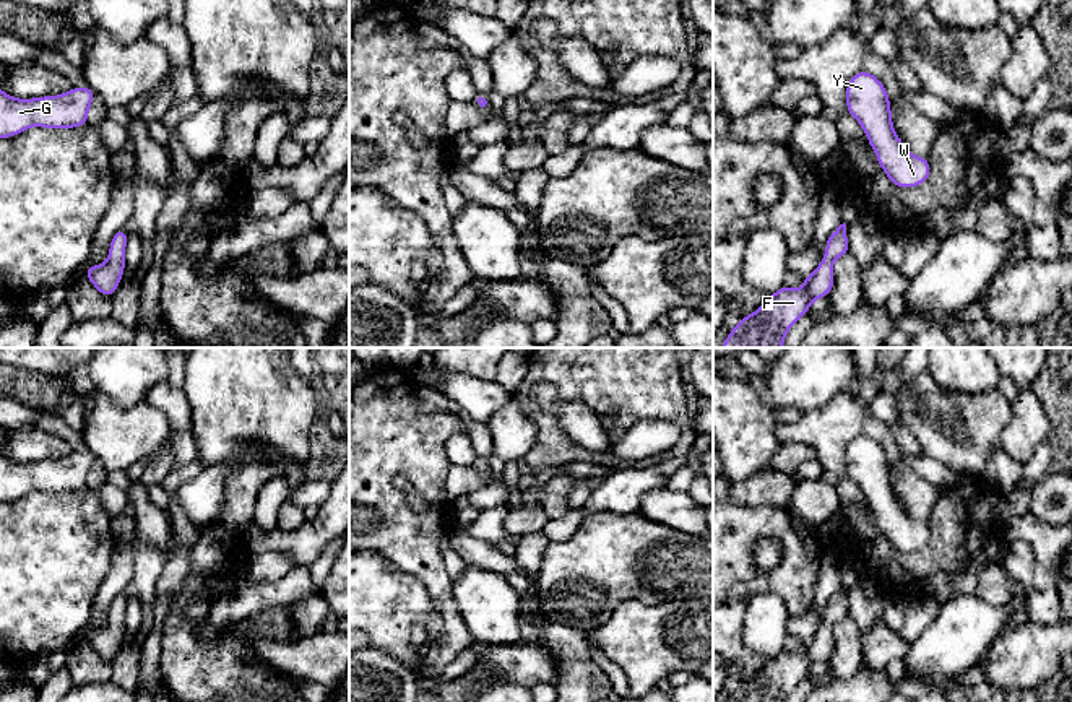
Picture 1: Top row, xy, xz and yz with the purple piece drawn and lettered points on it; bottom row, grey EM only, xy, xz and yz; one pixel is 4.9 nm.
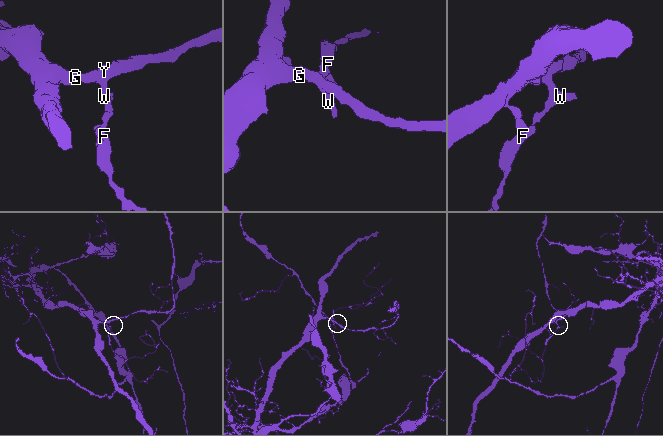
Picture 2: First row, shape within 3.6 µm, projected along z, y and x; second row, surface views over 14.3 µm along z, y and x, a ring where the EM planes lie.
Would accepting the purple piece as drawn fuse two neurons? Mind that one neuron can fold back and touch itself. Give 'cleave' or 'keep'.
keep

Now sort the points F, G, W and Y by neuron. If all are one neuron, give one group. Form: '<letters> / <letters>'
F G W Y

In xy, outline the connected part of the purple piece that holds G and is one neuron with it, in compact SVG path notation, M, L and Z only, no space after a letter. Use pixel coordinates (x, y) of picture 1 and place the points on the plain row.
M73 450L63 458L34 463L15 463L0 453L0 502L11 502L29 491L84 491L94 462L89 450Z

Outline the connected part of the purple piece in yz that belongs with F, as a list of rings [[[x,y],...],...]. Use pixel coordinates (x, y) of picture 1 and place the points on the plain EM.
[[[843,587],[828,600],[825,621],[817,634],[804,639],[802,653],[789,653],[783,648],[754,678],[744,679],[726,702],[785,702],[815,663],[830,658],[835,647],[833,624],[846,618],[849,618],[849,609]]]

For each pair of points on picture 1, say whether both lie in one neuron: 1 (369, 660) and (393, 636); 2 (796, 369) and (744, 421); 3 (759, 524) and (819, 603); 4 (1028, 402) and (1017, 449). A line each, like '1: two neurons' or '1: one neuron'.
1: two neurons
2: one neuron
3: two neurons
4: one neuron

